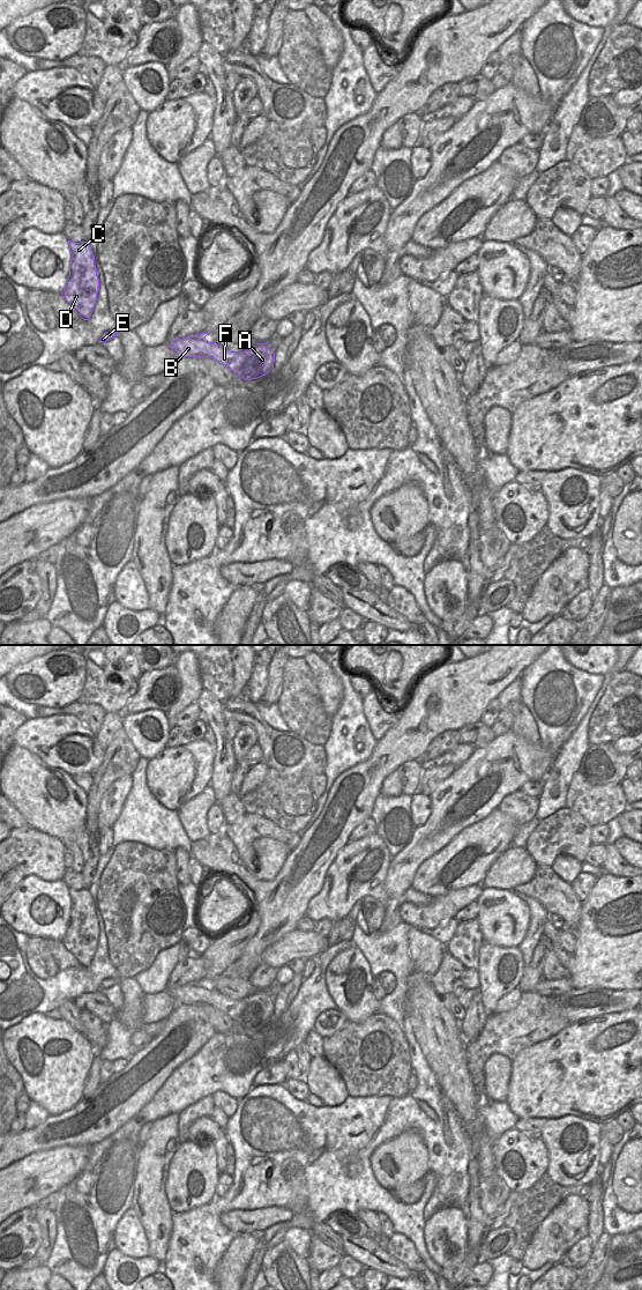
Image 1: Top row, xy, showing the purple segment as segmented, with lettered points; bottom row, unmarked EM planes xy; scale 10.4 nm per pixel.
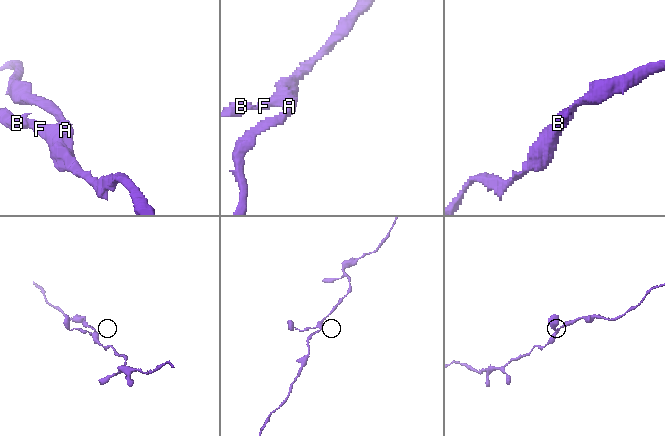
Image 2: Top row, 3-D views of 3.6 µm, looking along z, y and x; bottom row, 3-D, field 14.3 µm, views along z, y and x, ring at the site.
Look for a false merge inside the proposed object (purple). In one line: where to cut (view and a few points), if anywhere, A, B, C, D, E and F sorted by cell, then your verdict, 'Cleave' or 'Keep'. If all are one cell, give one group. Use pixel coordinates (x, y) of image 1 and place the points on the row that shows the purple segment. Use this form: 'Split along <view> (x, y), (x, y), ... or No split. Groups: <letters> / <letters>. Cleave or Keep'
No split. Groups: A B C D E F. Keep.

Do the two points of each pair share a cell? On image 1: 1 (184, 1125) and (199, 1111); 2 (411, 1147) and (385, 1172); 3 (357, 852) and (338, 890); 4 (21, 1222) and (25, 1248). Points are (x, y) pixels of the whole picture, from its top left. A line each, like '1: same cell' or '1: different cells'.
1: same cell
2: same cell
3: same cell
4: same cell

